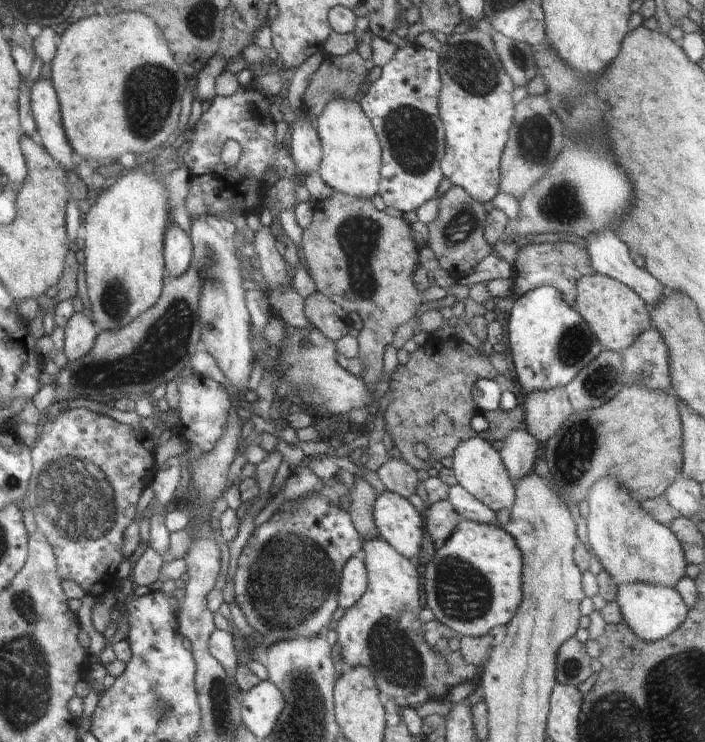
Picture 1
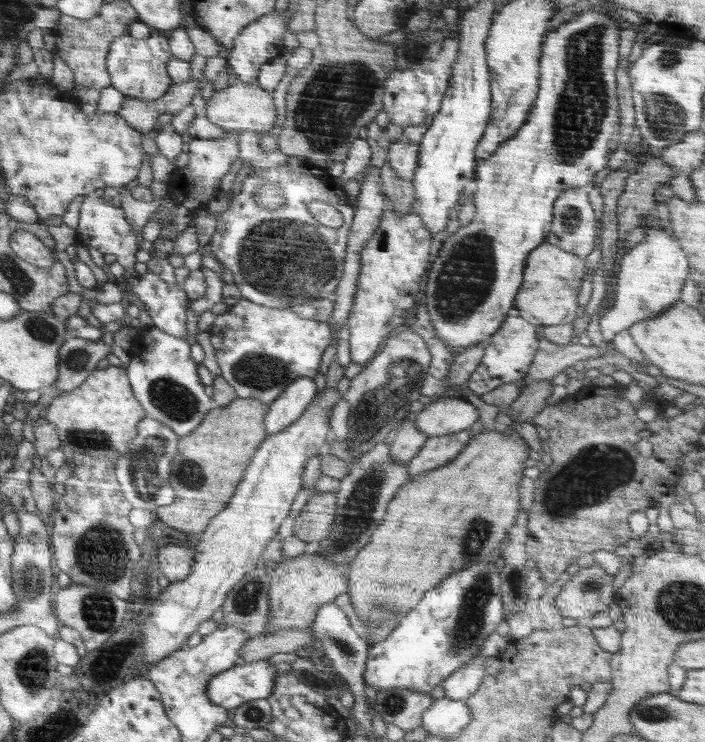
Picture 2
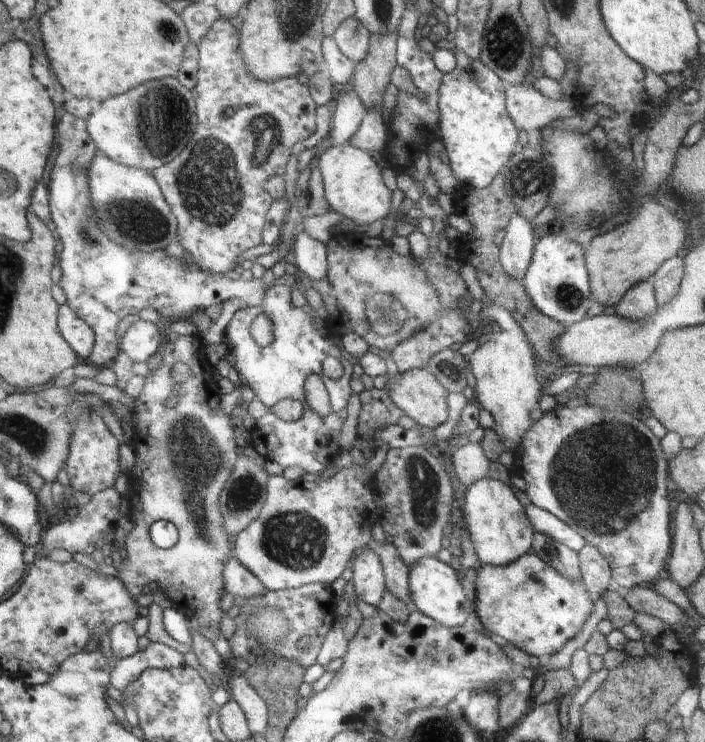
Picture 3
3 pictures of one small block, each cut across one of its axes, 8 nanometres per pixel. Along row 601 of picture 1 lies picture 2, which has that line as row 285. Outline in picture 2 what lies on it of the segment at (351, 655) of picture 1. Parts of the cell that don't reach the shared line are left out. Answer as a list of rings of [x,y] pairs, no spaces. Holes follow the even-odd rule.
[[[384,194],[384,215],[373,238],[360,254],[360,277],[354,298],[352,313],[348,316],[351,361],[362,366],[370,363],[382,340],[390,336],[400,324],[404,324],[416,294],[420,292],[420,280],[428,270],[428,248],[432,236],[424,228],[418,210],[413,205],[408,214],[396,214],[392,202]]]

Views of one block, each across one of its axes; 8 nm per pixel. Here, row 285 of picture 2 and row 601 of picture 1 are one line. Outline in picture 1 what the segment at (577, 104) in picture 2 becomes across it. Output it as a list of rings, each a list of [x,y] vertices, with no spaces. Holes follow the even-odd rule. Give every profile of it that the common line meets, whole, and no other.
[[[460,520],[442,548],[435,549],[432,560],[426,565],[424,576],[424,596],[427,608],[444,626],[462,636],[481,637],[496,626],[506,626],[511,622],[522,602],[521,576],[524,566],[523,556],[516,541],[498,524],[480,524]]]

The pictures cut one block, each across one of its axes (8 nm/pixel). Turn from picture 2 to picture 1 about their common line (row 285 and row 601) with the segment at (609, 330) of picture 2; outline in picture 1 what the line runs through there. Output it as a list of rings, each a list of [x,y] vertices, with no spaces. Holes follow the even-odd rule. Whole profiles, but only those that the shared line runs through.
[[[631,582],[617,585],[617,603],[620,605],[622,618],[628,627],[645,641],[654,642],[661,638],[670,637],[680,625],[686,621],[688,608],[680,598],[677,590],[648,584],[645,582]]]

